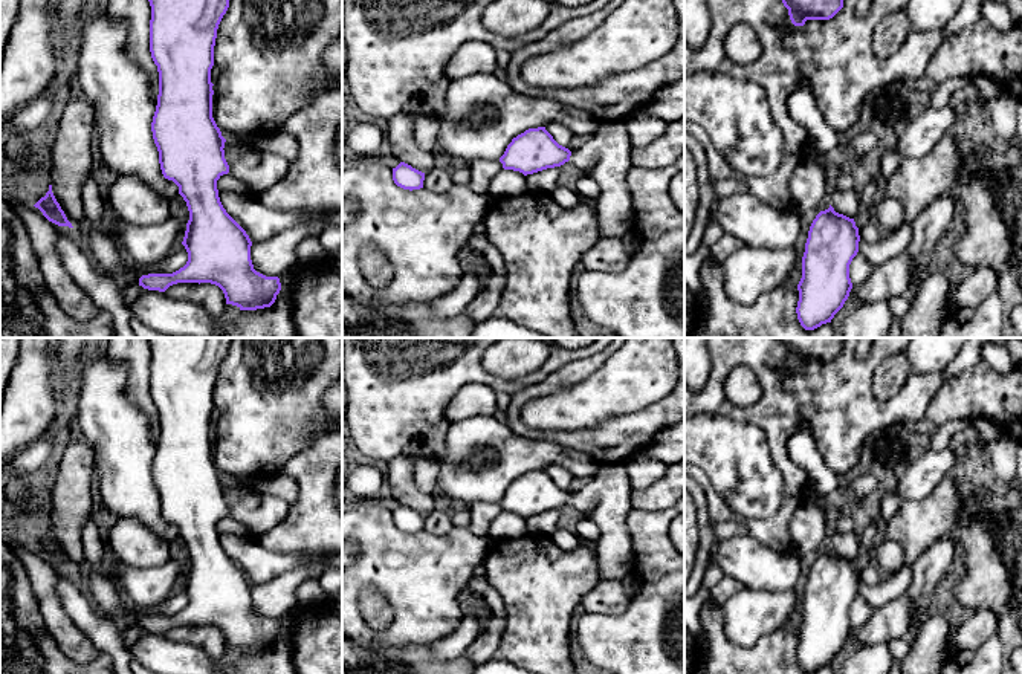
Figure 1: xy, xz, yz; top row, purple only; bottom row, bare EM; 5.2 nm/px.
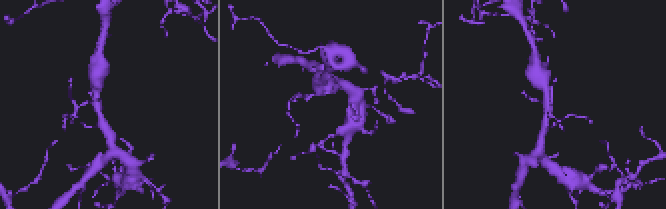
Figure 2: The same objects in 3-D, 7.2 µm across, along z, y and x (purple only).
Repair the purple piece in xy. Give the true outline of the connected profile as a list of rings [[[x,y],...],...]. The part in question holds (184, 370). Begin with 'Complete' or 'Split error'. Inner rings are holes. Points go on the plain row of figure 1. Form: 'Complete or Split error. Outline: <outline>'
Split error. Outline: [[[148,338],[151,348],[150,394],[159,414],[157,448],[151,465],[153,481],[159,494],[159,506],[165,521],[179,529],[186,544],[189,562],[182,587],[188,604],[173,616],[148,616],[139,628],[165,634],[177,625],[211,625],[218,628],[226,646],[240,653],[270,650],[281,633],[278,619],[266,619],[254,611],[252,584],[246,573],[223,550],[217,523],[232,517],[257,538],[281,524],[290,504],[278,495],[249,492],[235,504],[225,501],[225,484],[212,460],[214,388],[218,367],[229,350],[231,338]]]

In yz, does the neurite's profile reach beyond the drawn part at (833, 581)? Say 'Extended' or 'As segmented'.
As segmented

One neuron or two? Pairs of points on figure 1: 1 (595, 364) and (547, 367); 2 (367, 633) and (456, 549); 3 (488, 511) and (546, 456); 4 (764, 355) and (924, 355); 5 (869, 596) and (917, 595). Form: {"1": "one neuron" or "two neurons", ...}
{"1": "two neurons", "2": "one neuron", "3": "two neurons", "4": "two neurons", "5": "two neurons"}

